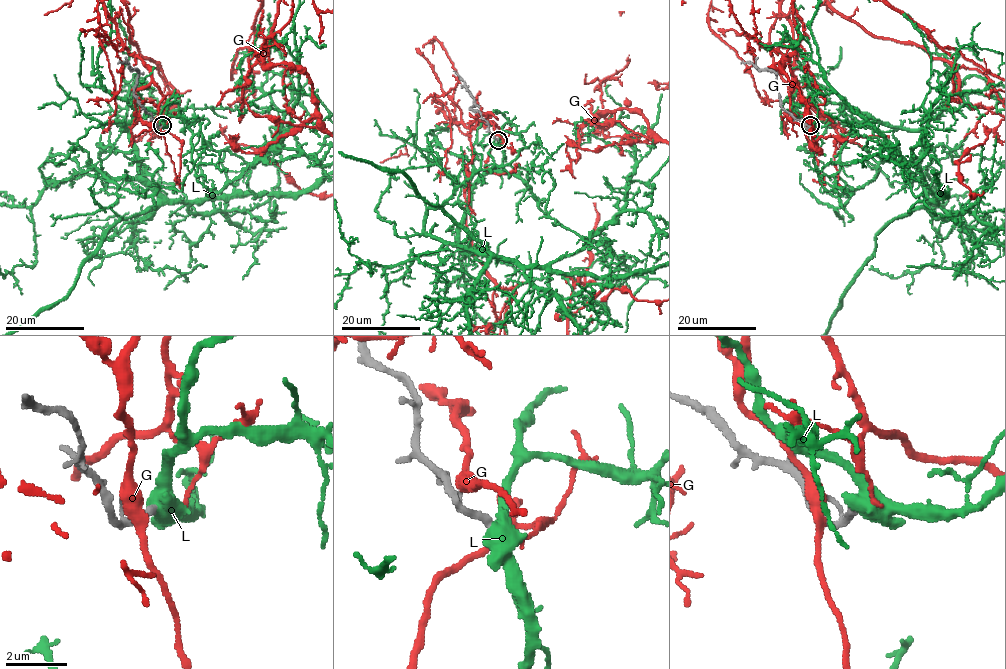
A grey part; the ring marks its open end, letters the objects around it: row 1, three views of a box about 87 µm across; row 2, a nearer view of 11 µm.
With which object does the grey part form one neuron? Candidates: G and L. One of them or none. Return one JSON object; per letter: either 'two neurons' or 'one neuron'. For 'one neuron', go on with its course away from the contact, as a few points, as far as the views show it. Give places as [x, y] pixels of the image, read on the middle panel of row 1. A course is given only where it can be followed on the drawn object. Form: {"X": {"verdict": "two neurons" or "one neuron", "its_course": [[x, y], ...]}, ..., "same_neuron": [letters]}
{"G": {"verdict": "two neurons"}, "L": {"verdict": "one neuron", "its_course": [[498, 139], [503, 169], [475, 185], [459, 228], [465, 253], [493, 256], [401, 172]]}, "same_neuron": ["L"]}

